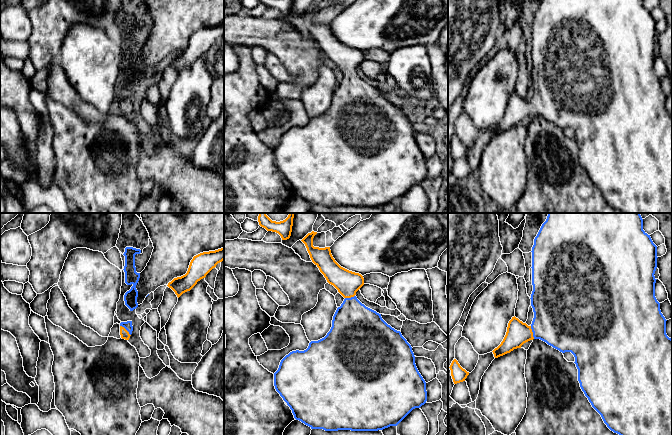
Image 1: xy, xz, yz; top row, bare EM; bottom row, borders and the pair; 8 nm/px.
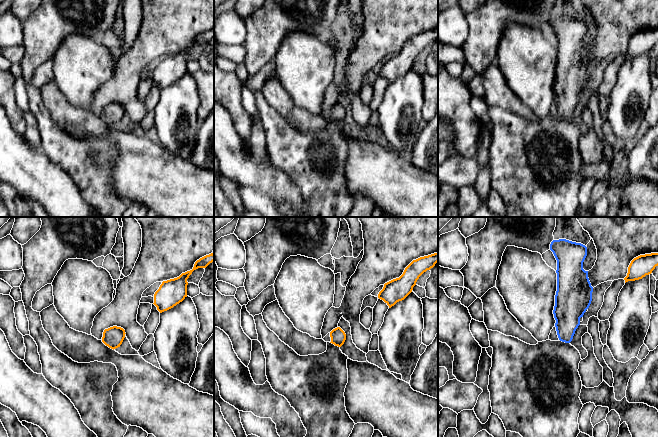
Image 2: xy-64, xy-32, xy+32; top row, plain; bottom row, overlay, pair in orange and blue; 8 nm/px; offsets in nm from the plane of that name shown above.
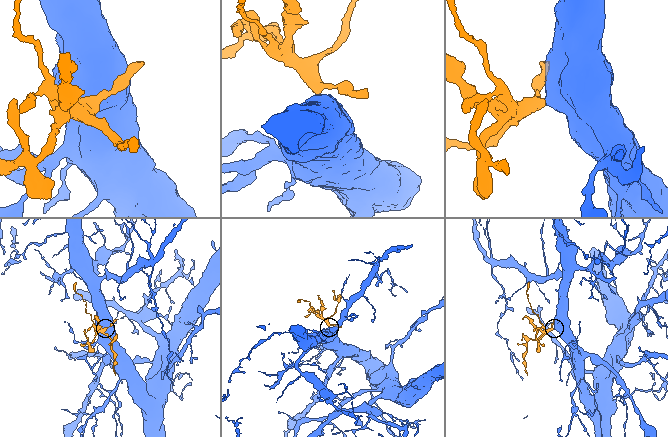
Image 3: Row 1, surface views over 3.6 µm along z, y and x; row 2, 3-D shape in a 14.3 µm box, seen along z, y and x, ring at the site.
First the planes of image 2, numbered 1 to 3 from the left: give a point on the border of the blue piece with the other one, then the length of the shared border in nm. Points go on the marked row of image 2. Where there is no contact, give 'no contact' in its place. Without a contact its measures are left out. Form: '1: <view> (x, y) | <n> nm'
1: no contact
2: no contact
3: no contact

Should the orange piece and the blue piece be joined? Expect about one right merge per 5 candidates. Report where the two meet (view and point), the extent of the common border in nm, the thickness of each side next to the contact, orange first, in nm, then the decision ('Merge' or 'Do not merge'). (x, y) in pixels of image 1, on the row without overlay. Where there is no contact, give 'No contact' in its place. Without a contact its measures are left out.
Touches orange at yz (532, 108). Shared border 110 nm. Thickness 190 nm (orange) against 440 nm. Merge

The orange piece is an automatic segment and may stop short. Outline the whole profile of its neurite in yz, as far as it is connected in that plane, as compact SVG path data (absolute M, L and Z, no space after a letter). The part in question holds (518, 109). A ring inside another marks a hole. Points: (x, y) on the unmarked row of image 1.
M542 0L537 12L534 15L534 21L532 23L532 61L533 67L531 70L531 82L534 88L534 94L532 100L528 102L515 92L508 99L506 111L501 120L495 124L492 128L495 134L510 129L514 125L521 124L521 122L533 115L540 115L546 118L548 121L559 126L562 129L571 128L575 133L575 140L578 145L578 157L580 163L588 174L592 183L601 191L604 199L614 209L619 210L621 213L672 213L672 115L666 110L666 95L661 89L660 79L655 73L655 59L656 54L654 52L657 44L657 22L653 19L650 11L643 6L643 0Z

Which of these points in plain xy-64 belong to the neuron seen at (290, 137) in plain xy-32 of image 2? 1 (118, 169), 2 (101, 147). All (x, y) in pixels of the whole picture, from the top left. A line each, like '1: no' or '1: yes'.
1: no
2: yes

